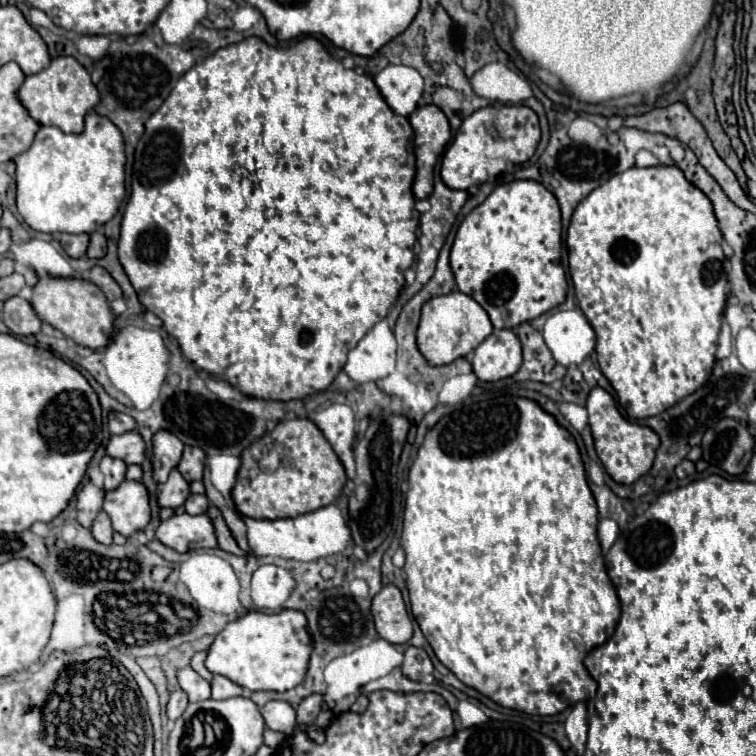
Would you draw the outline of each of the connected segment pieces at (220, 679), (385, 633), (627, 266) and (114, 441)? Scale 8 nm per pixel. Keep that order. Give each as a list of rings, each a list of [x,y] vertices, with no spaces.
[[[215,675],[213,677],[211,689],[213,689],[213,697],[215,699],[229,699],[229,697],[235,697],[235,695],[241,695],[243,693],[243,689],[237,683],[229,681],[223,675]]]
[[[385,585],[371,605],[377,633],[391,643],[407,643],[413,635],[413,625],[401,591],[395,585]]]
[[[655,165],[655,167],[631,167],[623,173],[613,175],[607,183],[591,191],[575,209],[567,233],[567,249],[569,249],[569,273],[573,279],[575,295],[579,301],[581,311],[589,319],[591,327],[597,333],[597,363],[603,371],[603,375],[611,381],[613,389],[617,391],[619,405],[627,411],[633,419],[645,419],[653,417],[669,407],[673,407],[677,401],[685,399],[693,391],[697,391],[711,375],[715,365],[715,351],[717,351],[717,337],[723,321],[723,311],[727,303],[727,273],[725,273],[725,253],[721,249],[723,235],[719,231],[713,205],[707,199],[703,191],[699,191],[691,181],[685,179],[683,171],[677,165]]]
[[[129,431],[123,435],[113,435],[107,447],[109,457],[123,459],[127,465],[143,463],[145,459],[145,443],[137,431]]]

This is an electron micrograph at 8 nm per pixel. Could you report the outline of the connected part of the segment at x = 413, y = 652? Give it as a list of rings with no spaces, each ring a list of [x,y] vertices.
[[[409,647],[409,649],[405,651],[405,661],[403,661],[401,669],[403,669],[403,673],[405,673],[409,679],[413,679],[413,681],[423,681],[423,679],[431,677],[431,673],[433,673],[433,663],[431,663],[429,655],[427,655],[423,649],[419,649],[419,647]]]

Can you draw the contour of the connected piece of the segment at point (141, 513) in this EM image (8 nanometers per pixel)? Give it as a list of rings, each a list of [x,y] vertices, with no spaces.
[[[123,481],[119,489],[105,493],[103,509],[113,521],[113,529],[129,537],[143,531],[151,521],[149,493],[141,481]]]

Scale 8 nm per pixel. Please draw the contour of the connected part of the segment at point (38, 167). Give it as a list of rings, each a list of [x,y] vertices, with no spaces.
[[[91,111],[85,119],[85,131],[75,135],[75,133],[63,133],[59,127],[41,127],[35,135],[35,141],[33,145],[29,147],[29,151],[25,151],[23,155],[19,155],[15,159],[15,165],[17,165],[17,175],[15,175],[15,181],[17,181],[17,211],[21,213],[21,217],[25,219],[25,223],[35,229],[35,231],[41,231],[41,233],[93,233],[97,231],[101,225],[105,225],[109,219],[113,219],[113,215],[117,213],[121,201],[125,199],[125,143],[123,143],[123,135],[121,131],[117,129],[117,125],[113,125],[107,117],[103,115],[97,115],[95,111]]]

